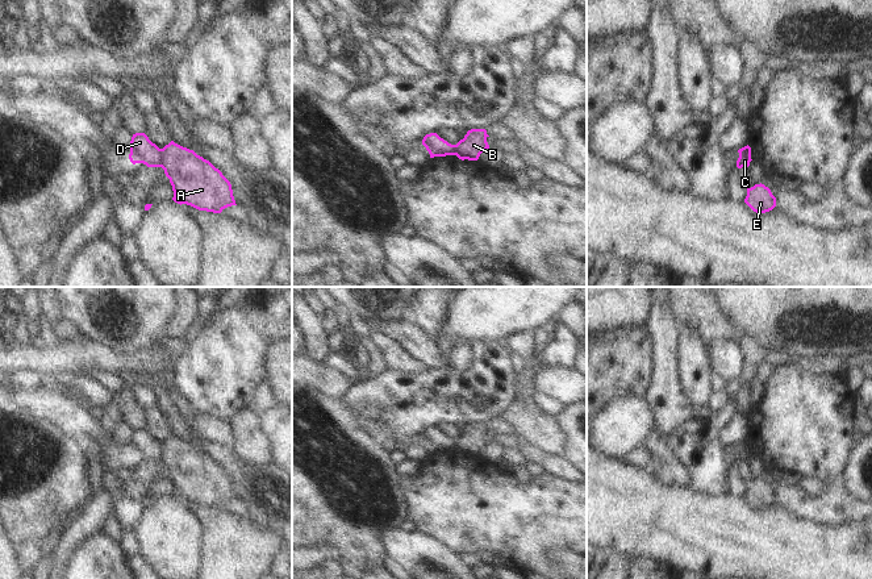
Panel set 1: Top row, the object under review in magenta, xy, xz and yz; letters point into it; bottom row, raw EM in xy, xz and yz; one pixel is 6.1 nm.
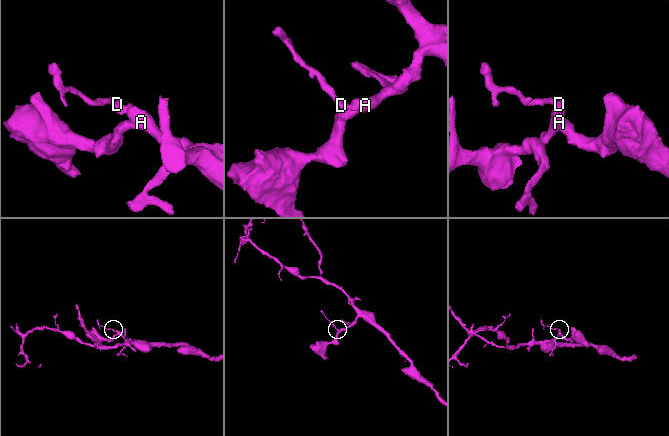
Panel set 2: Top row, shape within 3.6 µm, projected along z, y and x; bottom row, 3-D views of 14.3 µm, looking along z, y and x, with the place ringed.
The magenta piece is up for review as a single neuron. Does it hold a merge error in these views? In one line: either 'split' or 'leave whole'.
split

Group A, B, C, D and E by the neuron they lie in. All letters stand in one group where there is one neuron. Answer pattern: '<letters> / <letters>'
A B C E / D

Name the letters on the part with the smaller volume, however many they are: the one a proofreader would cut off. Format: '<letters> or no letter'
D

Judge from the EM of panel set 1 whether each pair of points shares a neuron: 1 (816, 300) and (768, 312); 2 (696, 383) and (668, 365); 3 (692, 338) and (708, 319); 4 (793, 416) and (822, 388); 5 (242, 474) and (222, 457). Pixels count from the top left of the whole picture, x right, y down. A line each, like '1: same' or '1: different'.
1: same
2: different
3: different
4: same
5: same

